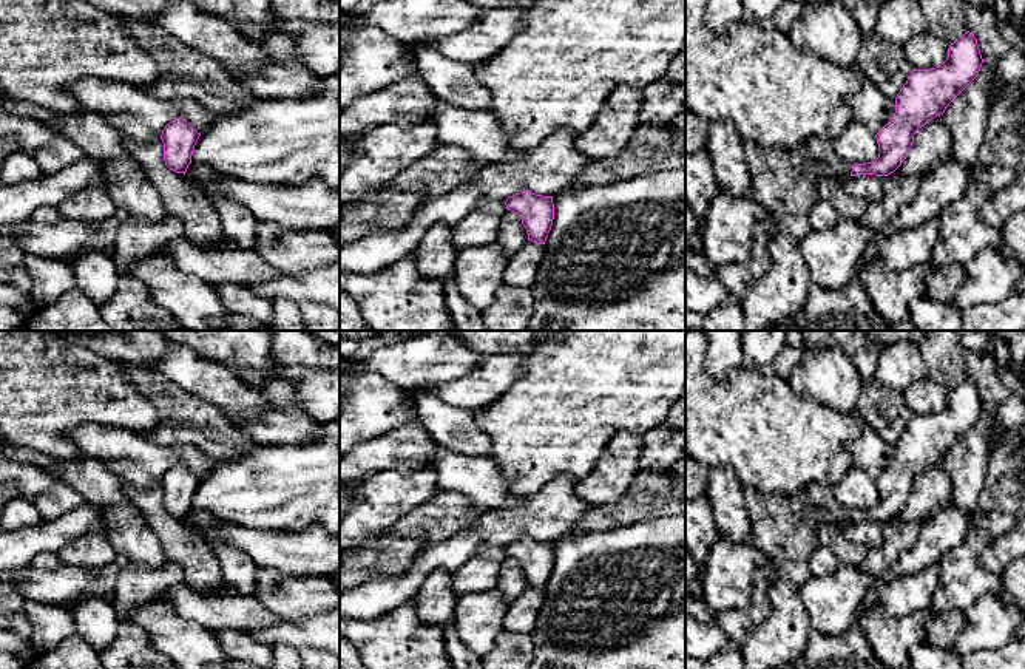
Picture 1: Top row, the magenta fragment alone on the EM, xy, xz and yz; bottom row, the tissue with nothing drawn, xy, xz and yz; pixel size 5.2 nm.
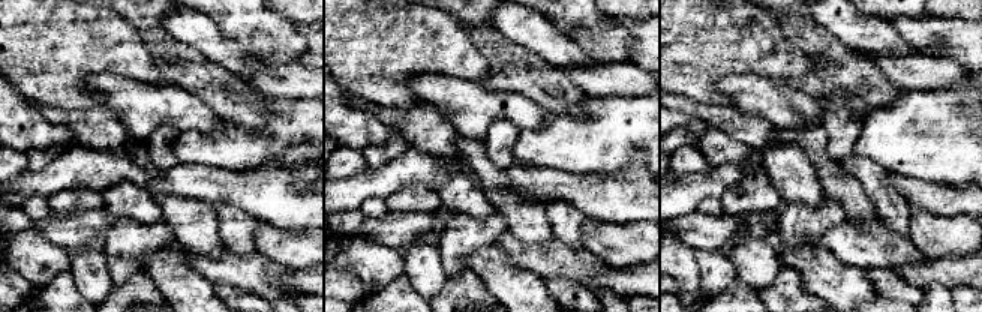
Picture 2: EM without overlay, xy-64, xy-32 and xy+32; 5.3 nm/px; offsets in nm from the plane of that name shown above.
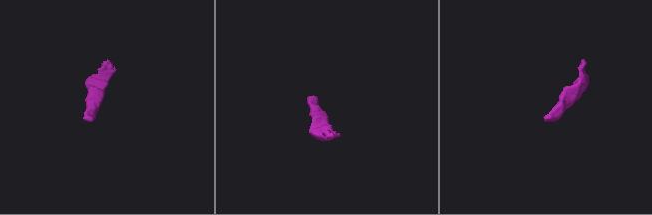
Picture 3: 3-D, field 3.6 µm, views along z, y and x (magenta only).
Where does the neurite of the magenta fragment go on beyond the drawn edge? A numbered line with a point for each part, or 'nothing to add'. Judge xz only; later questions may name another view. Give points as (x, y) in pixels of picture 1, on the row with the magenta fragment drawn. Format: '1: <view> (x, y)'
nothing to add

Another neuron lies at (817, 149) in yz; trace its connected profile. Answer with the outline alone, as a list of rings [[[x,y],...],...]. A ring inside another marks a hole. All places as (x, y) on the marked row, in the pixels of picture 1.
[[[810,138],[804,148],[812,159],[829,165],[840,182],[851,178],[852,165],[835,153],[830,141]]]

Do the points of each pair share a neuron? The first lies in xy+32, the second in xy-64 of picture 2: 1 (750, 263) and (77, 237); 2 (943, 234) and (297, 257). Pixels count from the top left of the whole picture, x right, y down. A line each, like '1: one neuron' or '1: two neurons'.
1: two neurons
2: one neuron

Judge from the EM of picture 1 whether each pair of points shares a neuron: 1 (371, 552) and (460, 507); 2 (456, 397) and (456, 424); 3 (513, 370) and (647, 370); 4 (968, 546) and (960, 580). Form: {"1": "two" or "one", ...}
{"1": "one", "2": "two", "3": "two", "4": "one"}

